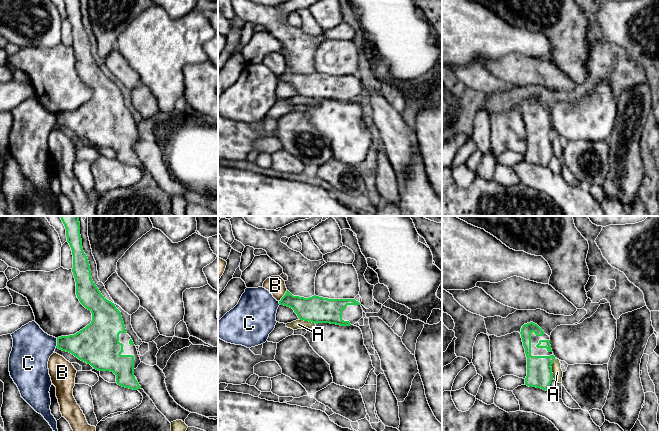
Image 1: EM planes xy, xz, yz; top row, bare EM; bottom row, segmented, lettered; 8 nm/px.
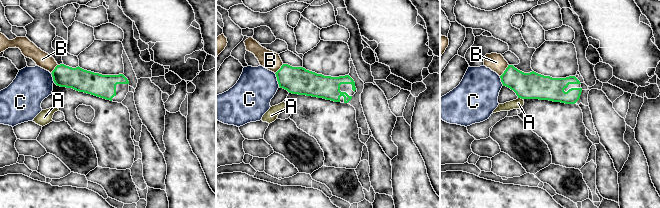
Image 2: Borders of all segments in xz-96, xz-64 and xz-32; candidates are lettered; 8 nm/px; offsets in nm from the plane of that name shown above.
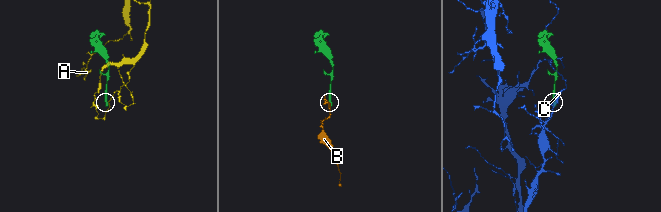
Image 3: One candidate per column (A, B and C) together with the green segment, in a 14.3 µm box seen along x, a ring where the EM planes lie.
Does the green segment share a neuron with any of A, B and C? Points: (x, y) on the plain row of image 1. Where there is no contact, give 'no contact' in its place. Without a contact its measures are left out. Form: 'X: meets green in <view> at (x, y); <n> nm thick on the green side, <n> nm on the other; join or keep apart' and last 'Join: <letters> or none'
A: meets green in yz at (551, 144); 200 nm thick on the green side, 80 nm on the other; keep apart
B: meets green in xz at (283, 72); 200 nm thick on the green side, 150 nm on the other; keep apart
C: meets green in xy at (57, 119); 260 nm thick on the green side, 320 nm on the other; keep apart
Join: none

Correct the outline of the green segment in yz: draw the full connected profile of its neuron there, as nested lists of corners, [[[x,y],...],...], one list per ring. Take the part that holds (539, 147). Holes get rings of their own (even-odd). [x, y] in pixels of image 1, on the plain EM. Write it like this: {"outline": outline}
{"outline": [[[533,98],[524,100],[520,110],[527,133],[525,161],[548,167],[553,156],[551,141],[555,136],[550,113]]]}

